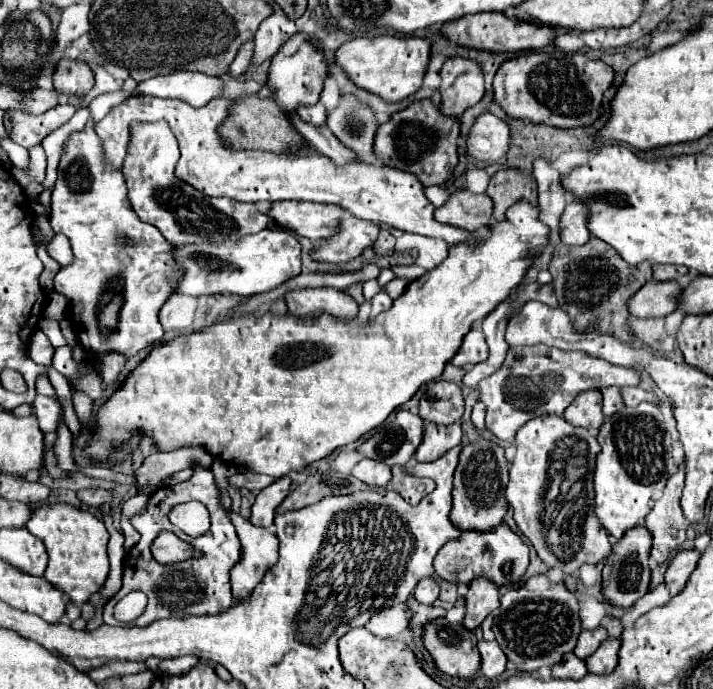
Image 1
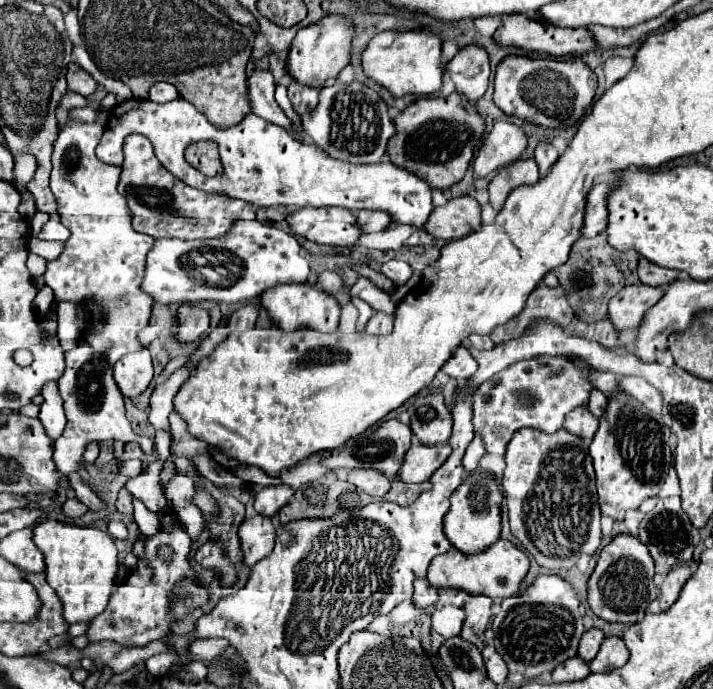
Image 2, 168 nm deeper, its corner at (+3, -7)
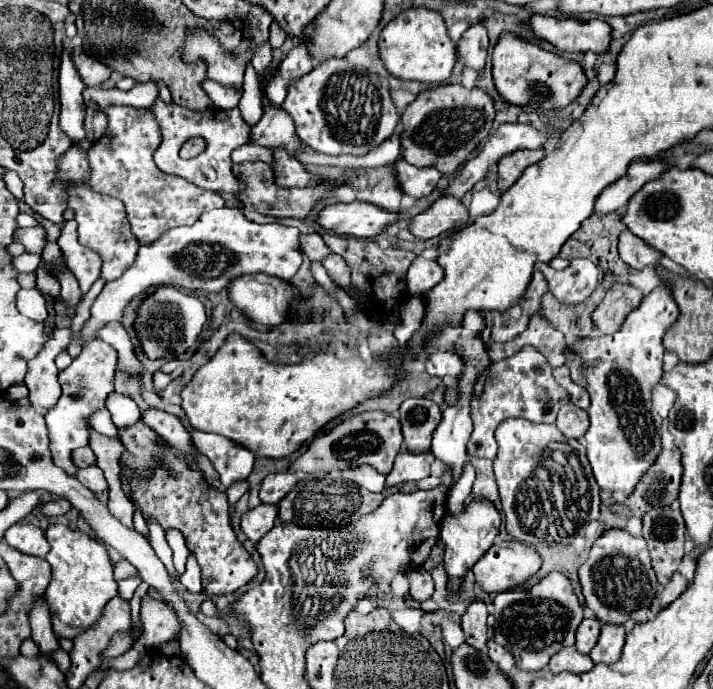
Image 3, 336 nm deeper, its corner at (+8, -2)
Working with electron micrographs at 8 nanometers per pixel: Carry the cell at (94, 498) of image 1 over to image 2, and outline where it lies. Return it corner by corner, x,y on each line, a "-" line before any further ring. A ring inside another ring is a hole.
69,498
65,504
63,504
63,514
69,516
69,518
77,518
77,516
83,516
87,512
87,506
83,502
79,502
77,498

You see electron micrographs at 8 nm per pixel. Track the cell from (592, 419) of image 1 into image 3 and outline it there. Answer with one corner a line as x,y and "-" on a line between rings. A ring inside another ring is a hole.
572,403
564,405
558,413
558,419
556,419
556,427
566,435
566,437
574,437
574,439
582,439
584,433
588,431
588,425
590,425
590,419
588,419
588,413

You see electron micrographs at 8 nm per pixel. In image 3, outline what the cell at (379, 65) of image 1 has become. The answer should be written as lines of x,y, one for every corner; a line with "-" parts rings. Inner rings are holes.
424,7
402,11
396,19
392,19
380,33
378,53
392,77
420,83
446,81
456,63
456,45
448,37
442,17
436,11

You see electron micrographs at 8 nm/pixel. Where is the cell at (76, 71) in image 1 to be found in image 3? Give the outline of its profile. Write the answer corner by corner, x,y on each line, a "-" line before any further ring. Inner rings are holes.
72,51
72,61
74,61
74,67
78,69
82,81
88,85
88,87
94,87
94,85
102,85
112,69
106,69
106,65
102,65
100,61
80,53
80,51

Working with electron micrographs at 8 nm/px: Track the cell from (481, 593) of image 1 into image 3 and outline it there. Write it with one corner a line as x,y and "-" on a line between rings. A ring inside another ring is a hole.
476,599
470,603
466,613
462,615
462,629
466,633
466,643
474,649
484,649
488,635
486,635
486,603

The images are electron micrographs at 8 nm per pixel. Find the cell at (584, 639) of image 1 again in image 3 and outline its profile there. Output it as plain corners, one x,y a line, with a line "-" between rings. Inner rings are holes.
584,619
576,631
576,649
580,653
590,653
590,649
596,645
600,635
602,623
598,619

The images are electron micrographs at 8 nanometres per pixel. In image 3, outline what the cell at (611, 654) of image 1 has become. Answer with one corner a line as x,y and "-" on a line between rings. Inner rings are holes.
608,623
602,625
600,639
592,647
590,659
594,663
616,663
620,659
620,653
622,653
624,637
626,637
624,627
620,627
620,625
608,625

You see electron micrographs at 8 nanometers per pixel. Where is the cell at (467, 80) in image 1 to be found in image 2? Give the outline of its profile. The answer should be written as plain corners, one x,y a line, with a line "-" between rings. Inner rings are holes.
477,44
463,46
447,64
447,74
453,78
457,92
465,94
469,102
477,102
485,94
491,76
487,50

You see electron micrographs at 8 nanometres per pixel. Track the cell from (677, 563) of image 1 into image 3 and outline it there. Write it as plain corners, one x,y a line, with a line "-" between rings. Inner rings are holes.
676,571
676,573
670,577
670,583
664,587
664,591
652,601
652,605
650,605
652,613
658,613
658,611
662,611
664,607
668,607
676,597
680,597
680,593
686,589
686,585
688,585
686,577

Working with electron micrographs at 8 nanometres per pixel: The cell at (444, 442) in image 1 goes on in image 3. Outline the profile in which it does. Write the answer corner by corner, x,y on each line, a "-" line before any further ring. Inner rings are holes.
402,449
394,461
394,469
388,475
388,487
394,487
406,481
420,481
428,477
432,461
434,461
432,451
410,453
408,449

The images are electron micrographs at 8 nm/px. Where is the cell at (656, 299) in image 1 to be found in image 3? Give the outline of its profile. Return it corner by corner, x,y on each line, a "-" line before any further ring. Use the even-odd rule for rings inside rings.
628,283
612,285
602,303
592,313
596,329
600,333
616,333
622,327
626,315
640,305
642,297
644,293

